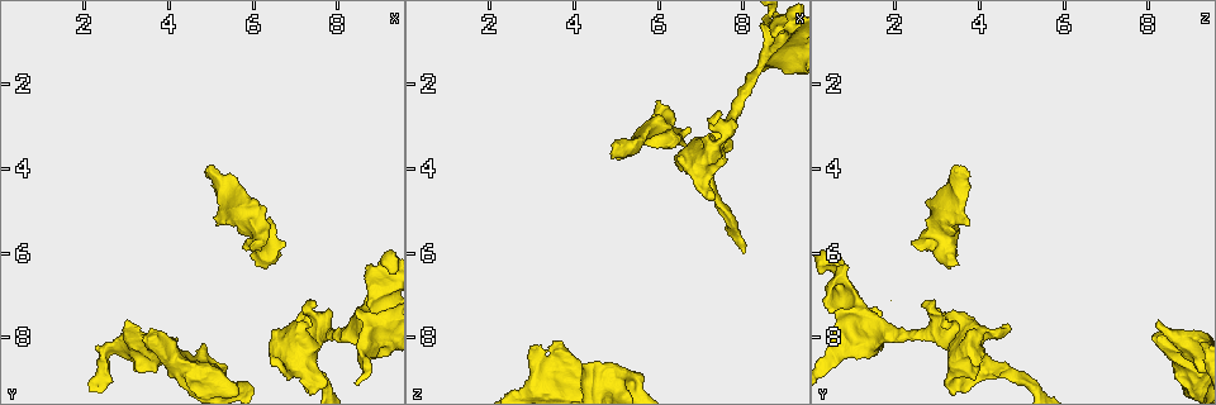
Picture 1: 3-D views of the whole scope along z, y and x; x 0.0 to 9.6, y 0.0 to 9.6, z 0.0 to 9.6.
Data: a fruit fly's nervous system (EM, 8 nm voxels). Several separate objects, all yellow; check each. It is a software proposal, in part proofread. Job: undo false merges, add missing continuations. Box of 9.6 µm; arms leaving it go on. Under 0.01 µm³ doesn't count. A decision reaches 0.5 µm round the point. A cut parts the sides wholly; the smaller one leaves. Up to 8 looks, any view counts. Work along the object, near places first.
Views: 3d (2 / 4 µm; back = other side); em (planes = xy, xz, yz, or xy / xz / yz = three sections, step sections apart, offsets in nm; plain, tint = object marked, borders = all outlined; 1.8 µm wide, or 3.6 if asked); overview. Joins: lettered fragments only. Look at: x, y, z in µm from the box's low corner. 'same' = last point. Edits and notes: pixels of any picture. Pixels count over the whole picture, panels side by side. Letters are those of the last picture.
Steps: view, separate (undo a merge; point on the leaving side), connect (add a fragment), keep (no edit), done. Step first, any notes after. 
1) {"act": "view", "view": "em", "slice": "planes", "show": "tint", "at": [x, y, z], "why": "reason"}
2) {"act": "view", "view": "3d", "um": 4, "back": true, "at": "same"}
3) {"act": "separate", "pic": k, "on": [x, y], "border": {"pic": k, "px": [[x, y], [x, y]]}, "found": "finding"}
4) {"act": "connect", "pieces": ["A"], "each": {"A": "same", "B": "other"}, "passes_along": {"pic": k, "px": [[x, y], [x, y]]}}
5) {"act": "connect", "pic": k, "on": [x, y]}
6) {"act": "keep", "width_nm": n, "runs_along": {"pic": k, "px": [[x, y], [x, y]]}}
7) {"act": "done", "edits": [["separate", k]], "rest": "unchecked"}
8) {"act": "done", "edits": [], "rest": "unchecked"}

{"act": "view", "view": "em", "slice": "planes", "show": "borders", "at": [8.80, 6.30, 0.90]}

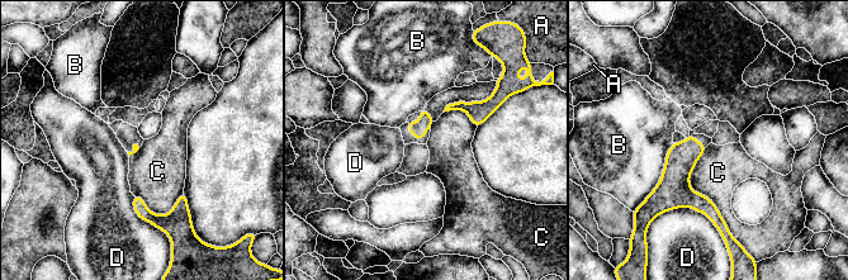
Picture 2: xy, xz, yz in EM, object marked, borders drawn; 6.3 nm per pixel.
{"act": "keep", "each": {"A": "other", "B": "other", "C": "other", "D": "other"}, "border": {"pic": 2, "px": [[705, 147], [690, 185], [729, 228]]}, "found": "none of them fits"}

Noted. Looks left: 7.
{"act": "view", "view": "em", "slice": "xz", "step": 8, "show": "tint", "at": [6.00, 5.75, 2.45]}

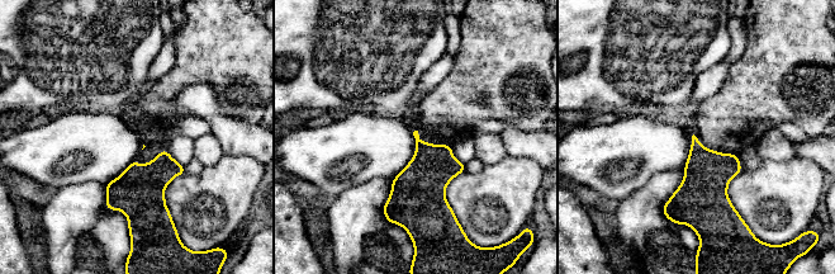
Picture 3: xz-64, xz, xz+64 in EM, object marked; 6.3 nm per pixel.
{"act": "view", "view": "em", "slice": "planes", "show": "borders", "at": "same"}

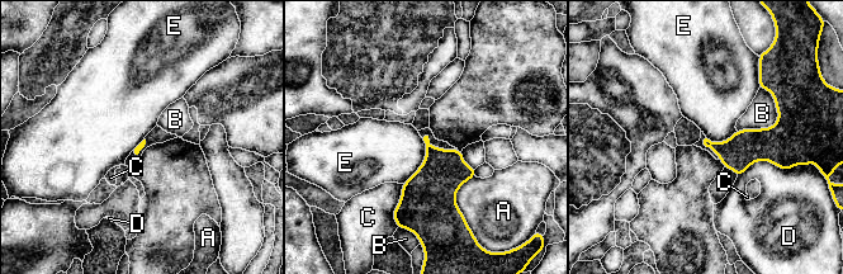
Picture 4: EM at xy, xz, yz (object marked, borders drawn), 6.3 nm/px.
{"act": "keep", "longest_contact_nm": ["D", 380], "each": {"A": "other", "B": "other", "C": "other", "D": "other", "E": "other"}, "border": {"pic": 4, "px": [[424, 138], [425, 160], [403, 184]]}, "found": "no lettered fragment goes on from it"}

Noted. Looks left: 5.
{"act": "view", "view": "em", "slice": "xz", "step": 16, "show": "tint", "at": [4.90, 4.10, 3.40], "why": "an open end"}

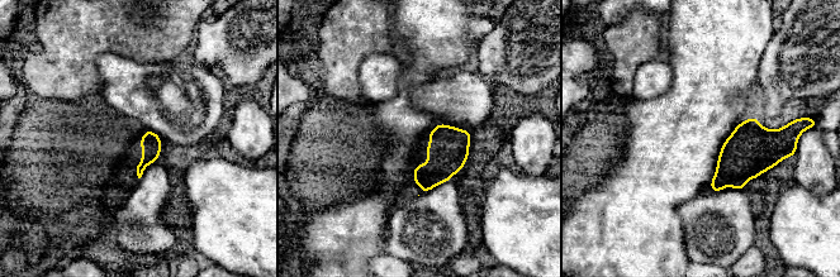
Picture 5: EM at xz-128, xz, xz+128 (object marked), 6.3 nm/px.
{"act": "view", "view": "em", "slice": "planes", "show": "borders", "at": "same"}

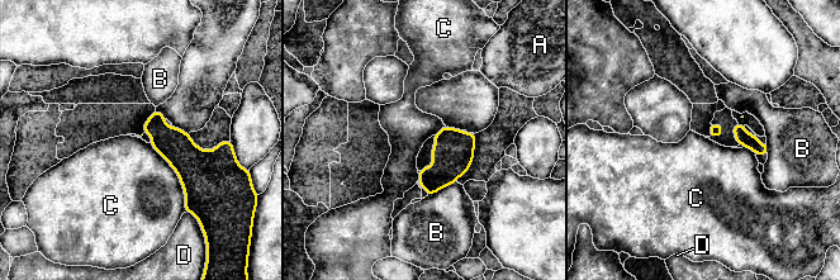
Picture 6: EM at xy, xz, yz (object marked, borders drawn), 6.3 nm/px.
{"act": "keep", "each": {"A": "other", "B": "other", "C": "other", "D": "other"}, "border": {"pic": 6, "px": [[150, 143], [176, 174], [185, 212]]}, "found": "none of them fits"}

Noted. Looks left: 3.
{"act": "view", "view": "em", "um": 3.6, "slice": "planes", "show": "plain", "at": [7.15, 8.00, 3.95], "why": "thick turns thin"}

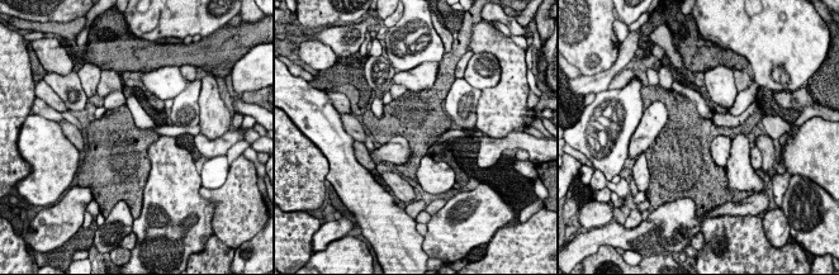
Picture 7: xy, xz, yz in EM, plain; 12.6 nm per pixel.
{"act": "view", "view": "em", "um": 3.6, "slice": "planes", "show": "tint", "at": "same", "why": "where the object lies"}

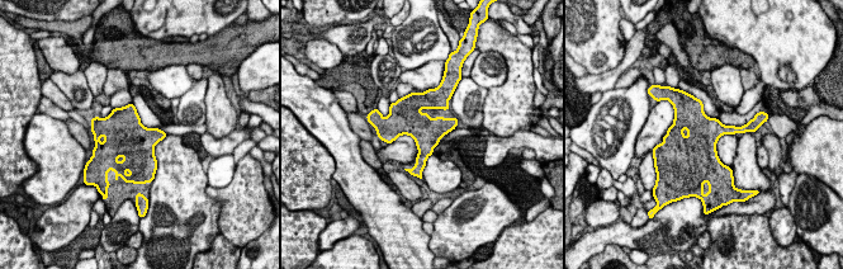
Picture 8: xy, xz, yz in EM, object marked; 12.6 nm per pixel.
{"act": "view", "view": "em", "um": 3.6, "slice": "planes", "show": "borders", "at": "same"}

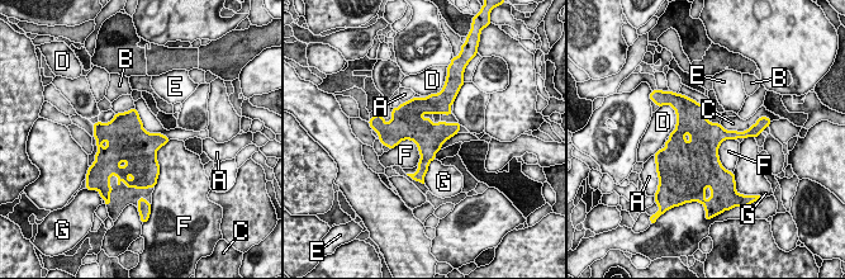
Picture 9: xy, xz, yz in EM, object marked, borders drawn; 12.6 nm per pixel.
{"act": "keep", "each": {"A": "other", "B": "other", "C": "other", "D": "other", "E": "other", "F": "other", "G": "other"}, "border": {"pic": 9, "px": [[390, 150], [411, 140], [421, 157]]}, "found": "all the same neuron"}

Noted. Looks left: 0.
{"act": "done", "edits": [], "rest": "unchecked"}

